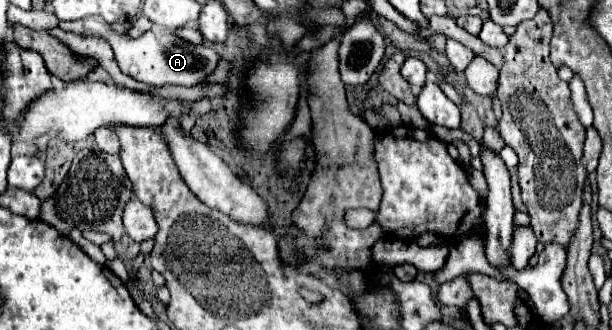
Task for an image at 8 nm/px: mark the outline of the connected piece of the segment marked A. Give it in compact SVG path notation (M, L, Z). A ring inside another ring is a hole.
M88 16L78 22L60 22L60 28L66 32L76 32L76 34L92 34L104 38L116 56L116 62L122 70L122 74L144 82L148 86L196 86L200 82L206 82L206 78L214 72L218 66L218 52L210 46L194 46L182 38L178 38L174 32L144 32L140 38L128 38L124 34L116 34L110 30L106 20L100 16Z

